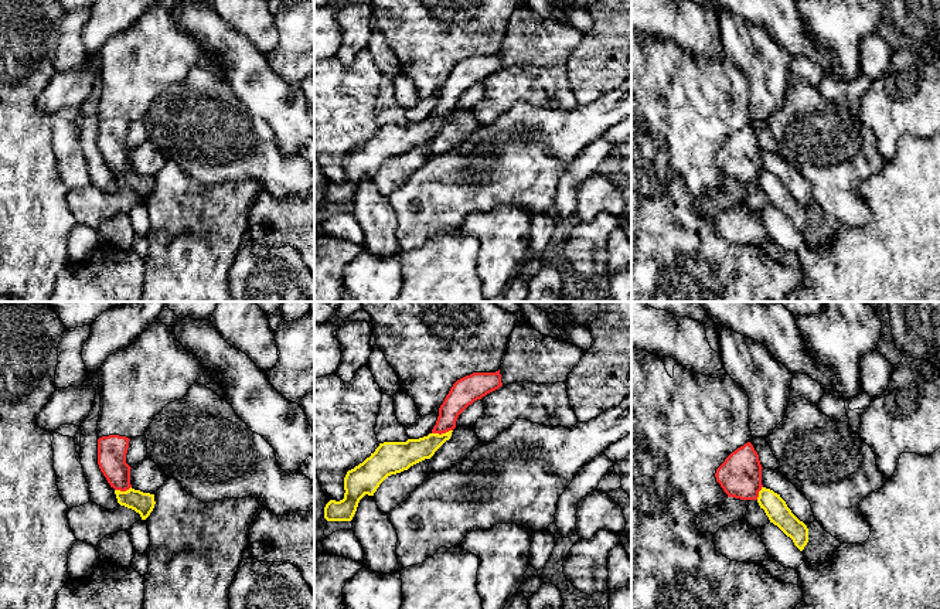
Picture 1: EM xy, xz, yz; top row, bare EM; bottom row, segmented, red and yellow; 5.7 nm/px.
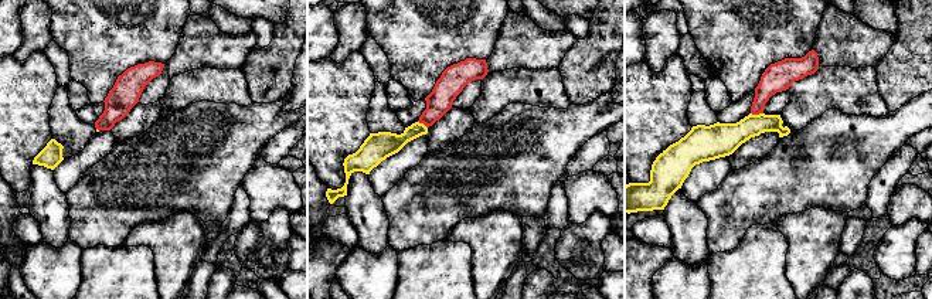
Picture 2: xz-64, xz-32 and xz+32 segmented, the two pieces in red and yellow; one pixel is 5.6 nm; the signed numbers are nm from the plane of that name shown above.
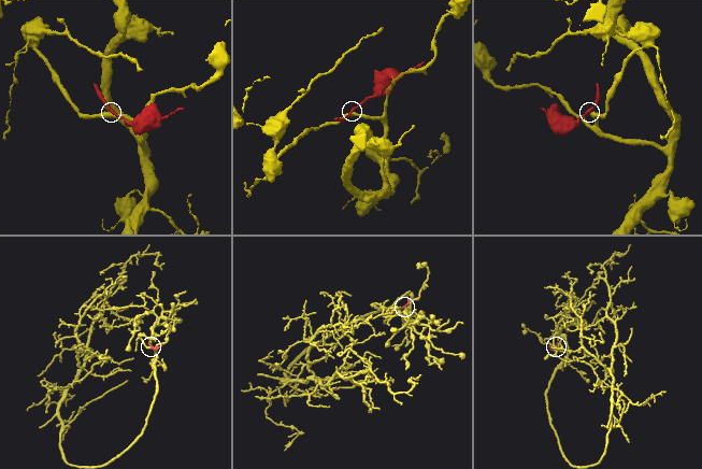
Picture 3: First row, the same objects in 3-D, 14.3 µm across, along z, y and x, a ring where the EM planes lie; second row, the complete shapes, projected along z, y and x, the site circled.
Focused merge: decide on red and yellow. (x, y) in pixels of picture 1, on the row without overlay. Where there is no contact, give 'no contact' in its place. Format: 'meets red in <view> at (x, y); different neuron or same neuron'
meets red in xz at (442, 115); different neuron

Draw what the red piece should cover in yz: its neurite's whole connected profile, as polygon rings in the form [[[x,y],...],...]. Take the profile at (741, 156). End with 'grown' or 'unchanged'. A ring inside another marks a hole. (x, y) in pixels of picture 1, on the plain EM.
[[[747,125],[725,142],[715,160],[728,180],[757,183],[763,170],[762,152],[757,135]]]; unchanged

